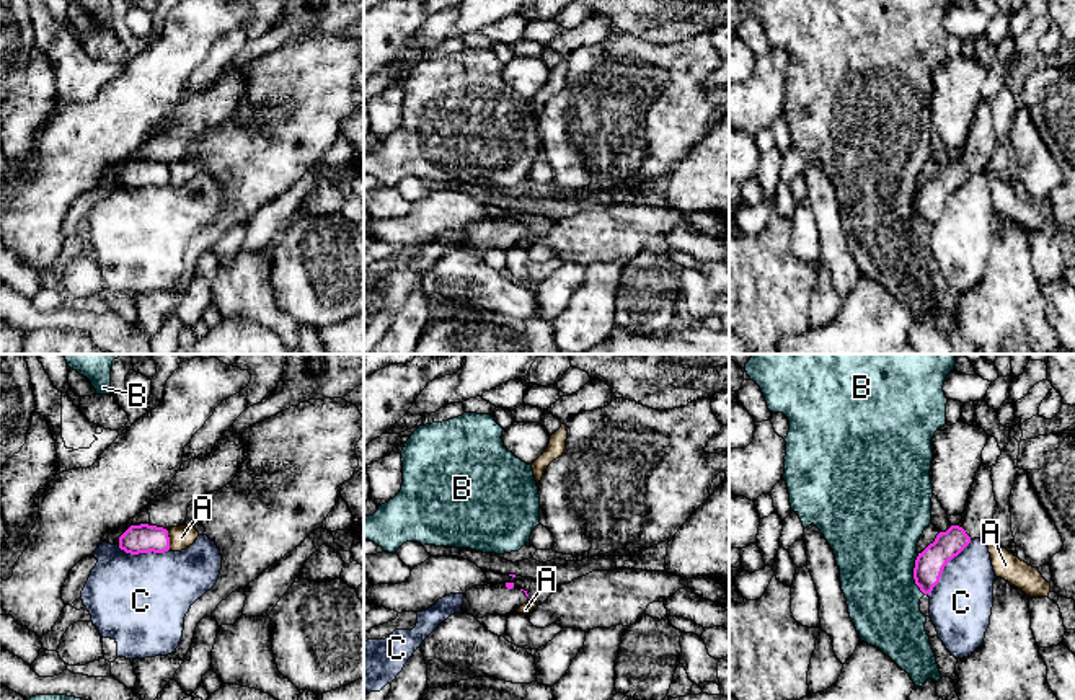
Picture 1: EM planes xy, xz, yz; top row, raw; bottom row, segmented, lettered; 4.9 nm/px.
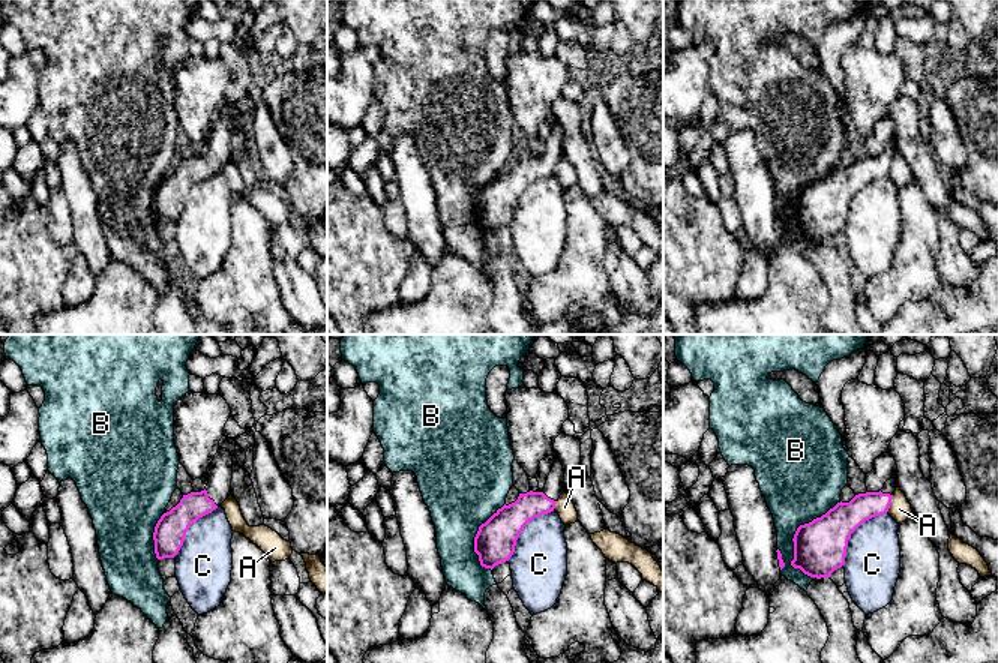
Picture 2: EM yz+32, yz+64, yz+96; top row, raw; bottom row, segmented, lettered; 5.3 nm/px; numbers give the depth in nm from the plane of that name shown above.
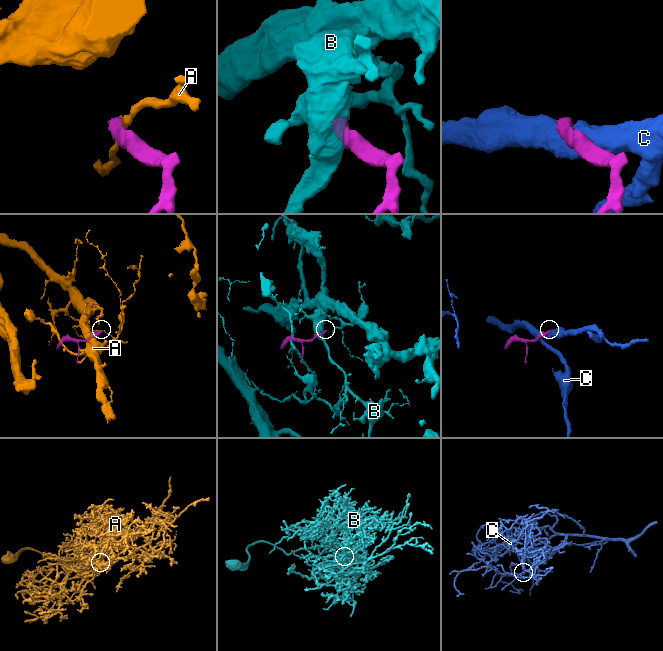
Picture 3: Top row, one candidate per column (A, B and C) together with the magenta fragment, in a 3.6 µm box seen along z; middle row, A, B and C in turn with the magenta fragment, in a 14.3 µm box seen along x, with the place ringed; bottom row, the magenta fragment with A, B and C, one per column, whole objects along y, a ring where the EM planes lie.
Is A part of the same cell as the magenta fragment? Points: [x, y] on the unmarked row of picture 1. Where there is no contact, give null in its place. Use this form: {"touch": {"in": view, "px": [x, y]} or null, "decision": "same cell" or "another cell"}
{"touch": {"in": "xy", "px": [168, 175]}, "decision": "another cell"}

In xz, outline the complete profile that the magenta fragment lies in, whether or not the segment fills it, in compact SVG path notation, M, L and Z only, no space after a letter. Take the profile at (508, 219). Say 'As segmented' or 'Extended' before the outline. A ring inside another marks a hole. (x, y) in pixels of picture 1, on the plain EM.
Extended. M514 217L475 220L465 227L462 245L475 253L493 248L507 251L529 237L529 228Z

